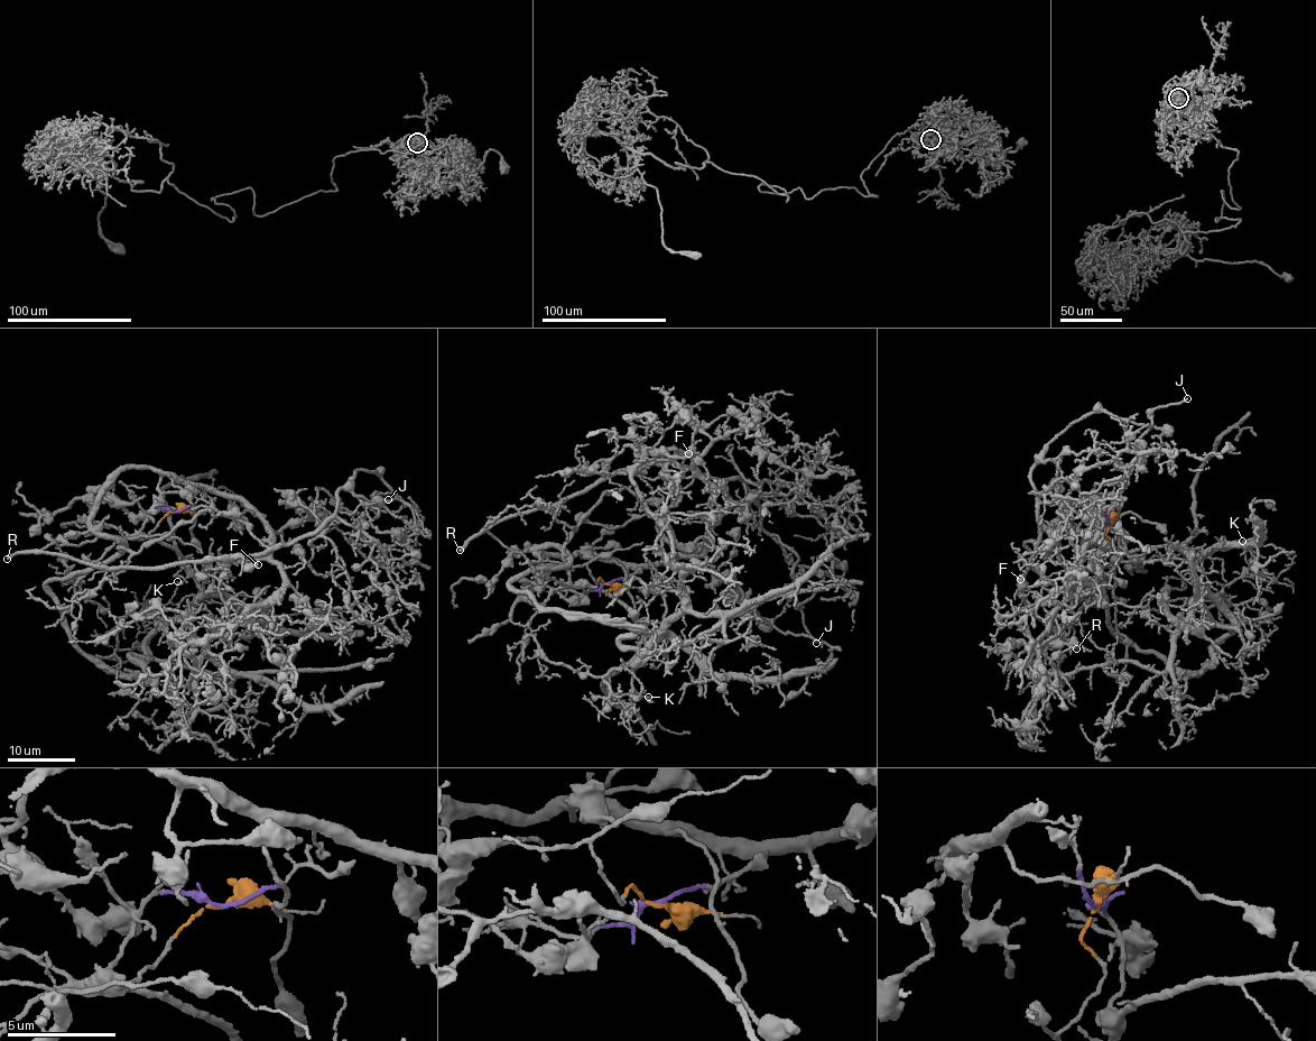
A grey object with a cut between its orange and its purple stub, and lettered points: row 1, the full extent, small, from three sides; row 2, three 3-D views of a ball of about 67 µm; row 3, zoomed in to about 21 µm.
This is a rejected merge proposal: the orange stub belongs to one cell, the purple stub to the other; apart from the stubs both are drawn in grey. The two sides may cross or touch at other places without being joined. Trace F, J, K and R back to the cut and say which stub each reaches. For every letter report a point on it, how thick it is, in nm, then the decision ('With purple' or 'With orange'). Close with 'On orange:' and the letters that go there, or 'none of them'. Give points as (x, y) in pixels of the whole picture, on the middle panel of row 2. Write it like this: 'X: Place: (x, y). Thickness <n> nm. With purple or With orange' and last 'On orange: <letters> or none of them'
F: Place: (688, 453). Thickness 550 nm. With orange
J: Place: (816, 643). Thickness 160 nm. With orange
K: Place: (648, 697). Thickness 110 nm. With purple
R: Place: (460, 550). Thickness 300 nm. With orange
On orange: F, J, R

